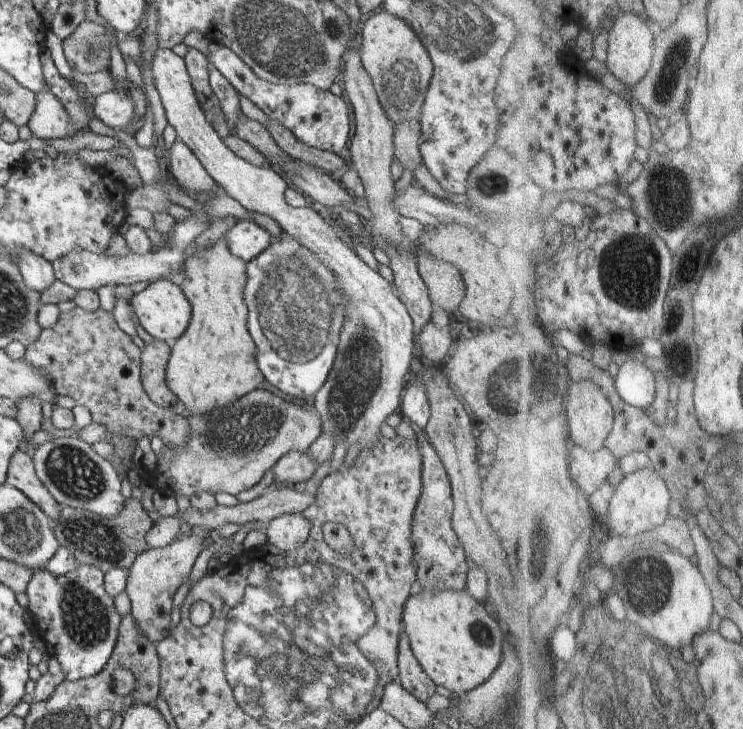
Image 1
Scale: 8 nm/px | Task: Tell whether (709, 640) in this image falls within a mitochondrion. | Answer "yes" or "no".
no

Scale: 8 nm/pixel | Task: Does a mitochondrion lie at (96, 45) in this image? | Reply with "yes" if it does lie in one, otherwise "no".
yes

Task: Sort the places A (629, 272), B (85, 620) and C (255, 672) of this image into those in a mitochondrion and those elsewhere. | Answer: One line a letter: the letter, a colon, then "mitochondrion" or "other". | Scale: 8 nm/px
A: mitochondrion
B: mitochondrion
C: mitochondrion

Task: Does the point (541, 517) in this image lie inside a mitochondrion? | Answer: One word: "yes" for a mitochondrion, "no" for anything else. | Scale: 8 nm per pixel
yes

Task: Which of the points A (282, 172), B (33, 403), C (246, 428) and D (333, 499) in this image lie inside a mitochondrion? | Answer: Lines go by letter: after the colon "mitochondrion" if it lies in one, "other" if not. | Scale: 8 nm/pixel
A: other
B: other
C: mitochondrion
D: other

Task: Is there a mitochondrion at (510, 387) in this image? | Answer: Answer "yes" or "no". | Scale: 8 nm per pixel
yes

